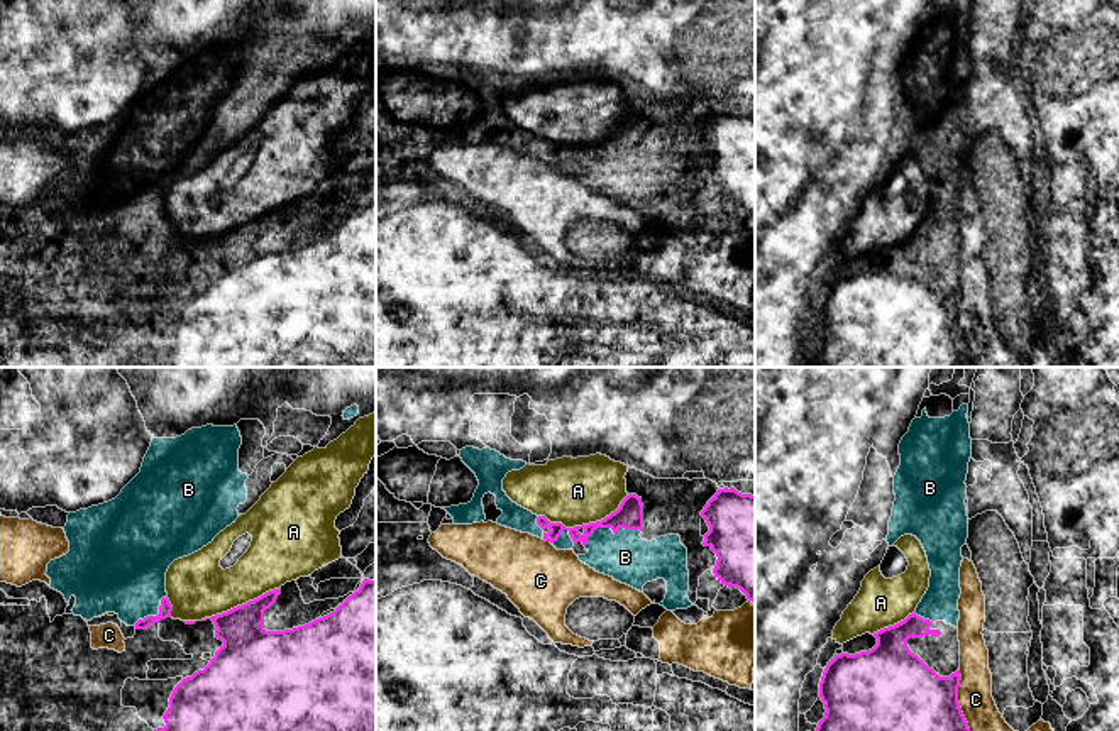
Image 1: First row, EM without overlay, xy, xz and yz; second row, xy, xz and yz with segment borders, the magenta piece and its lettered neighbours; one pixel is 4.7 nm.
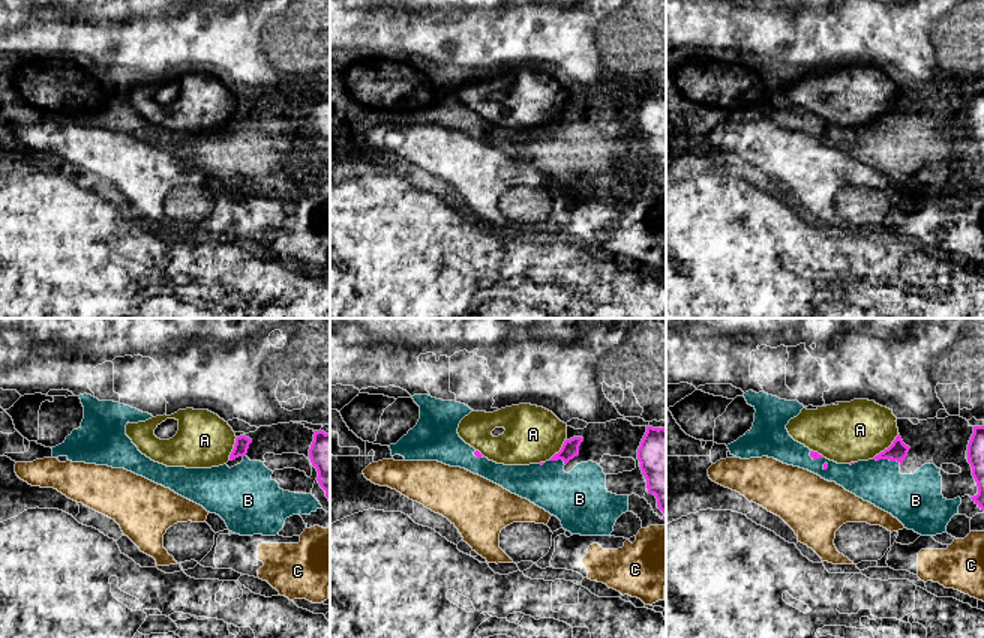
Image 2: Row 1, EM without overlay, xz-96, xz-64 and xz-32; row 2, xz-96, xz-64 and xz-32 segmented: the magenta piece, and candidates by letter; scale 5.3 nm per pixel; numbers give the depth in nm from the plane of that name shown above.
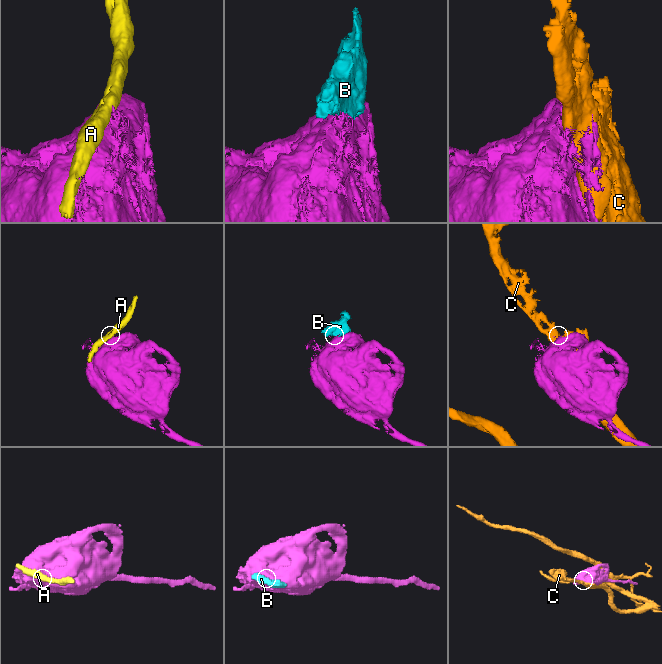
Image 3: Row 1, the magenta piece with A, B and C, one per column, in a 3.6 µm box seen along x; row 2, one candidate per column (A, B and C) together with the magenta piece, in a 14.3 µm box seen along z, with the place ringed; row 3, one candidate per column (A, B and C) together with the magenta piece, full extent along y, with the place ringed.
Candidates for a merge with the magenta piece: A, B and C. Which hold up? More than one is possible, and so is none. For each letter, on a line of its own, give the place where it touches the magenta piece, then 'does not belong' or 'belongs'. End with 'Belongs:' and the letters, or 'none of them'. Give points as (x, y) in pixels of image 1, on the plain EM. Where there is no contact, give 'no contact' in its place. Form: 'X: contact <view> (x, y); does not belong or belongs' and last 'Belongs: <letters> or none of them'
A: contact xz (584, 146); does not belong
B: contact xz (610, 148); does not belong
C: contact yz (960, 329); does not belong
Belongs: none of them

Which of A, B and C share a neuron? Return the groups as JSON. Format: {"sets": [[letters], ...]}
{"sets": [["A"], ["B"], ["C"]]}

